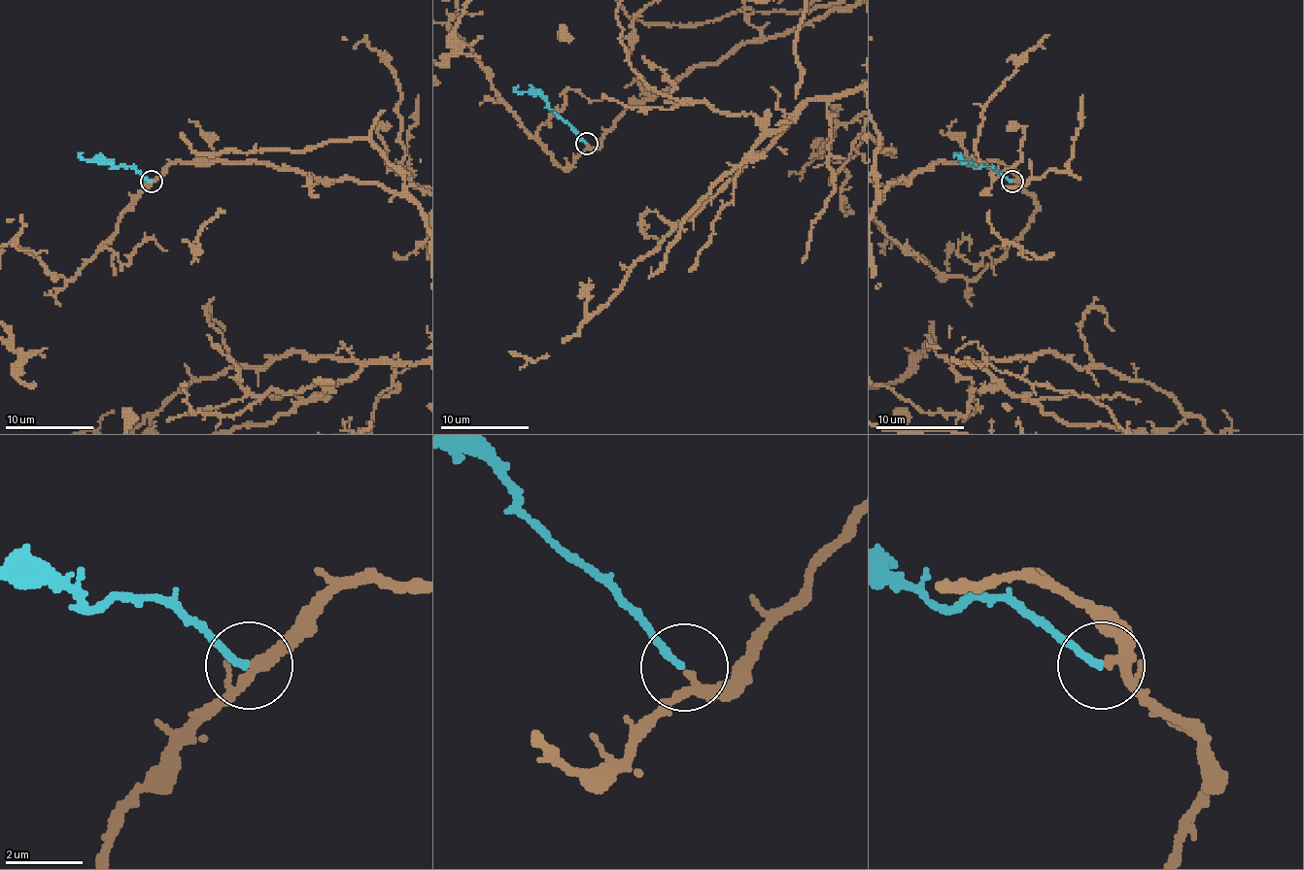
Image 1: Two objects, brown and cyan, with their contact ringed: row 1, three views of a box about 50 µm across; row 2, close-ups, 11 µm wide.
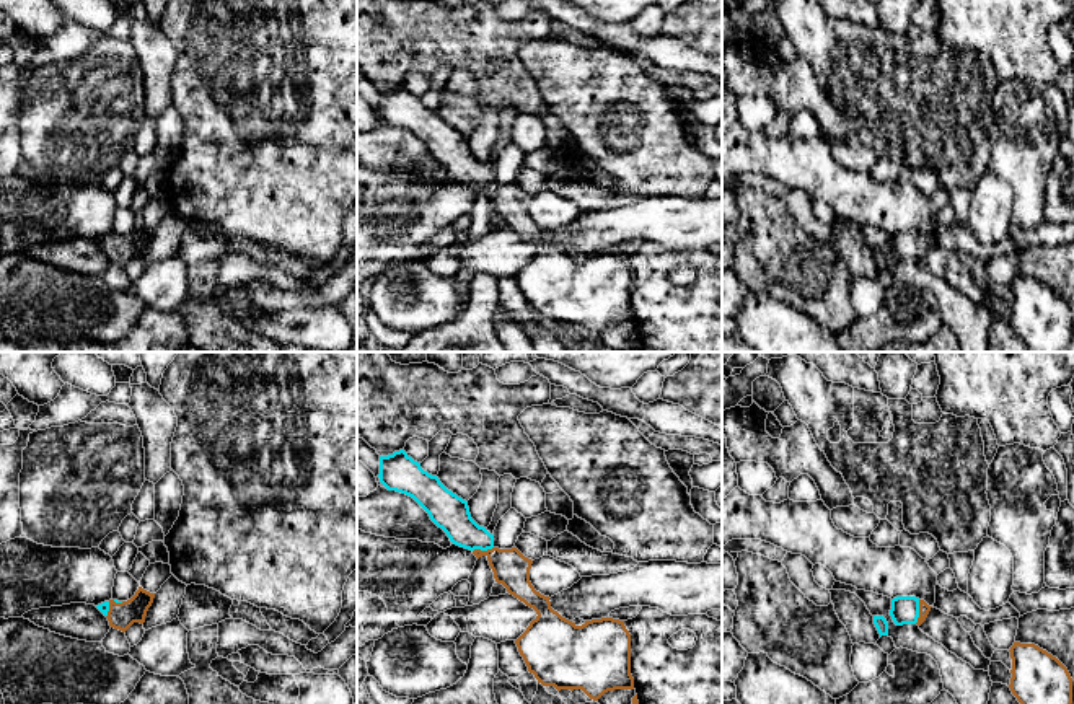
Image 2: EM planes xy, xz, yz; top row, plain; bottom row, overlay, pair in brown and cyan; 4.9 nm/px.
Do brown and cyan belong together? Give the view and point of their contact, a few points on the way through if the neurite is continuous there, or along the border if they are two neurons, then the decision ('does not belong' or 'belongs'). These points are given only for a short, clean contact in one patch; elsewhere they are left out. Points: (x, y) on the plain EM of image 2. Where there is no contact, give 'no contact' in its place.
meets brown in yz at (919, 246); runs through yz (924, 243), (919, 246), (905, 245); belongs

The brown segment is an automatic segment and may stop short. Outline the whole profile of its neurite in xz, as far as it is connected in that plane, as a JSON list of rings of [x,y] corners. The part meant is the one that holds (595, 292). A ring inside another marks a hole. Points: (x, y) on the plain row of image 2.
[[[404,85],[388,91],[380,91],[380,117],[388,125],[396,125],[412,132],[442,163],[450,176],[469,184],[478,194],[486,191],[497,218],[502,218],[510,230],[536,246],[536,253],[526,266],[515,275],[528,306],[543,321],[561,324],[582,324],[590,334],[598,336],[605,328],[614,324],[634,324],[631,310],[631,269],[624,256],[601,253],[585,256],[582,261],[562,253],[551,243],[549,231],[535,225],[530,217],[533,196],[525,192],[517,183],[499,184],[494,181],[494,169],[479,161],[469,148],[468,137],[448,125],[437,111],[429,109]]]

